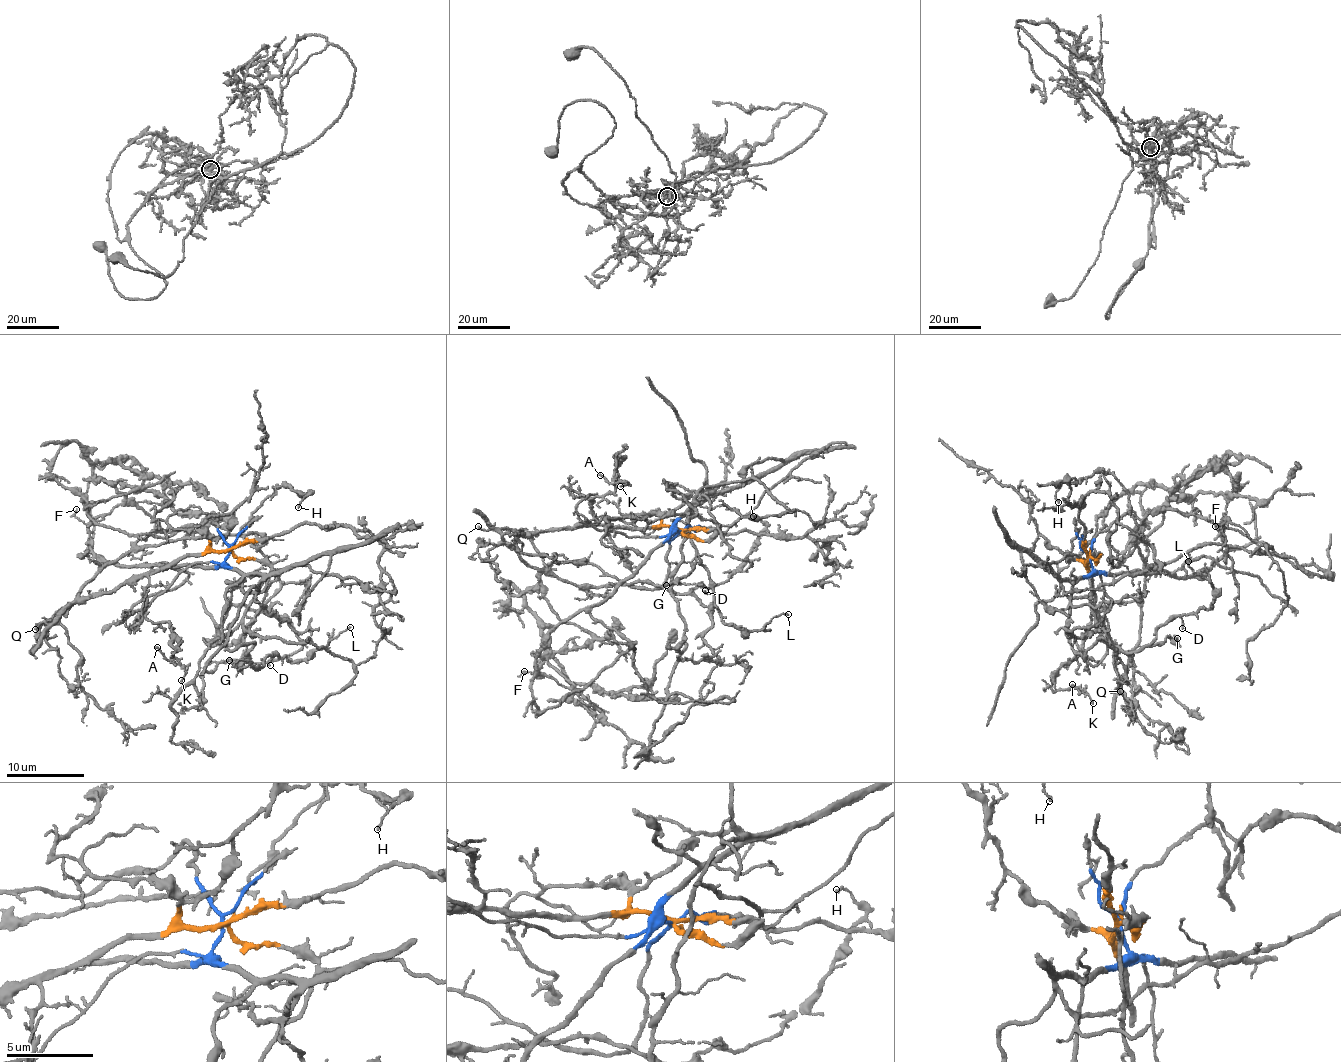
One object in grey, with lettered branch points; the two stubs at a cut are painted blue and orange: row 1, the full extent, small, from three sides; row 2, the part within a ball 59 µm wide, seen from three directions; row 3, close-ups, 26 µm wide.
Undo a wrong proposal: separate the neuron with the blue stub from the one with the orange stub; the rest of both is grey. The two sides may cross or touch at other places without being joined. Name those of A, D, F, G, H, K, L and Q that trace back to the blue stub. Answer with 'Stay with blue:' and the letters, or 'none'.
Stay with blue: D, F, G, L

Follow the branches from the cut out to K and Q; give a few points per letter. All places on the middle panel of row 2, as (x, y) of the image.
K: (680, 531), (596, 520), (589, 497), (611, 493), (618, 455), (620, 486)
Q: (680, 531), (670, 526), (607, 526), (521, 534), (478, 526)

